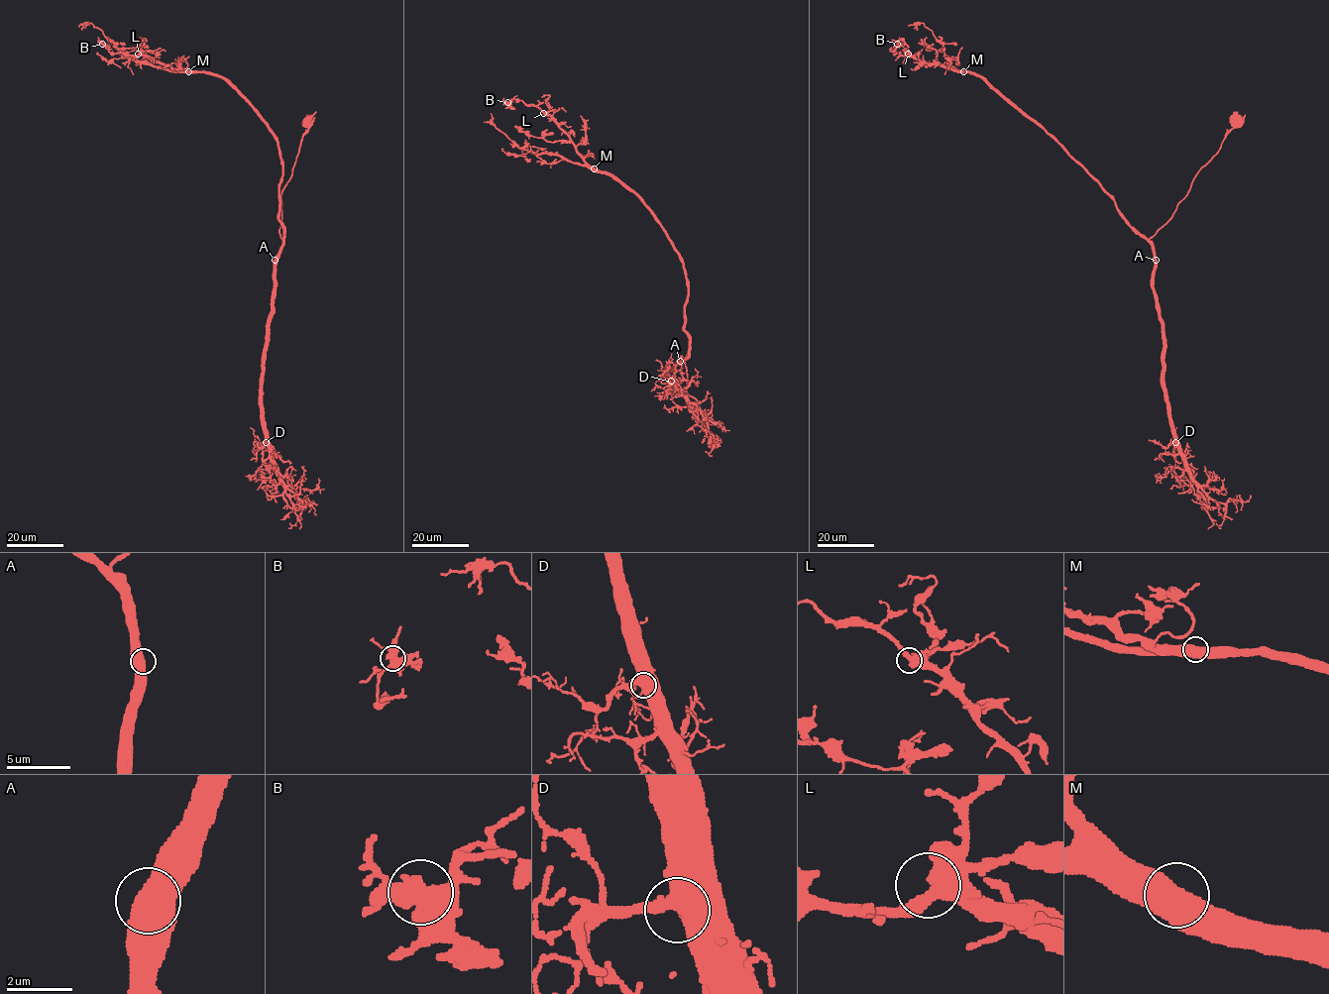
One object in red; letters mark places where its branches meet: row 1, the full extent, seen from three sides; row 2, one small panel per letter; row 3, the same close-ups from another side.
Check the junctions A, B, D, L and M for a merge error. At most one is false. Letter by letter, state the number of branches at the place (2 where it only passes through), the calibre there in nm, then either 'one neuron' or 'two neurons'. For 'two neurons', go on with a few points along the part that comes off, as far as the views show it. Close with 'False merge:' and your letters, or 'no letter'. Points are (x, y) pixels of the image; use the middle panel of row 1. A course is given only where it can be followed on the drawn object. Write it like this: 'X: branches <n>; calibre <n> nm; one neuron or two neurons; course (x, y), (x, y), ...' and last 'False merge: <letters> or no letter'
A: branches 2; calibre 600 nm; one neuron
B: branches 2; calibre 600 nm; one neuron
D: branches 2; calibre 550 nm; one neuron
L: branches 2; calibre 550 nm; one neuron
M: branches 2; calibre 600 nm; one neuron
False merge: no letter

